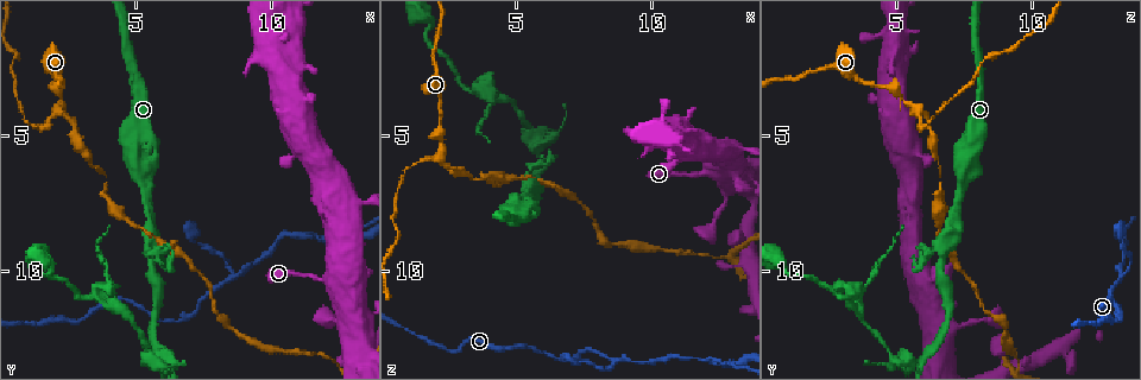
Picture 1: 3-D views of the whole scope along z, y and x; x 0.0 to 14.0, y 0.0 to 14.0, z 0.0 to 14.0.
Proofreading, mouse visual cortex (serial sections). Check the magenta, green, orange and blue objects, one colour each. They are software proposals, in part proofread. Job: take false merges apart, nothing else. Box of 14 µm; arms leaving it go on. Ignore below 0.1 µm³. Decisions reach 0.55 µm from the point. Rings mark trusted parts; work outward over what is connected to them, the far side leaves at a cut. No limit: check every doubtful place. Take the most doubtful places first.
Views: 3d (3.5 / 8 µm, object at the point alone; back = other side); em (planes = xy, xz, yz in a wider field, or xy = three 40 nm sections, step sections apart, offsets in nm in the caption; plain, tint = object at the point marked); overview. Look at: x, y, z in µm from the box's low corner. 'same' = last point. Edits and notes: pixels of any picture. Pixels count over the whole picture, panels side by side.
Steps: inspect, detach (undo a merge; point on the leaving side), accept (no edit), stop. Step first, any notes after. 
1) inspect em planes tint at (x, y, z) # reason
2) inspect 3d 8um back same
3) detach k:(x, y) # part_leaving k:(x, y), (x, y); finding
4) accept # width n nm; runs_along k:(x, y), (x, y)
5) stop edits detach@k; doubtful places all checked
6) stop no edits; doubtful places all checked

inspect 3d 3.5um back at (6.0, 13.3, 6.0) # a narrow waist

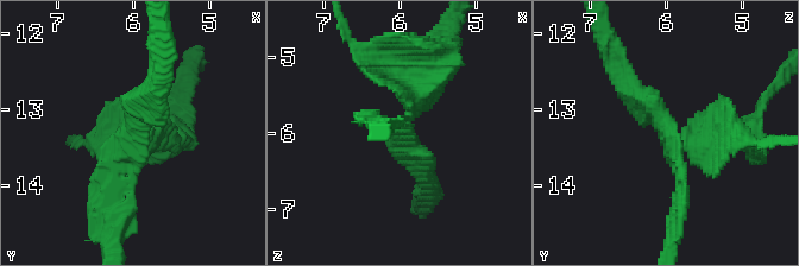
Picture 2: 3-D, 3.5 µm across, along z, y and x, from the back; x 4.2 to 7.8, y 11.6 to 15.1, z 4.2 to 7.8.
inspect em planes tint at (5.90, 13.35, 6.00) # shape alone is not enough

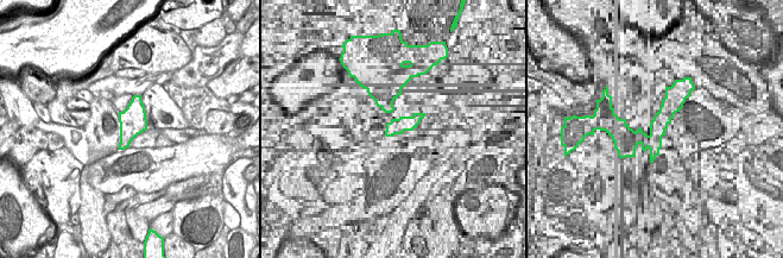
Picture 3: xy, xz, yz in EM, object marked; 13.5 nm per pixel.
accept # width 360 nm; runs_along 2:(621, 83), (673, 149), (731, 131); continuous, no second cell

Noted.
inspect 3d 8um at (2.3, 3.9, 5.7) # a narrow waist

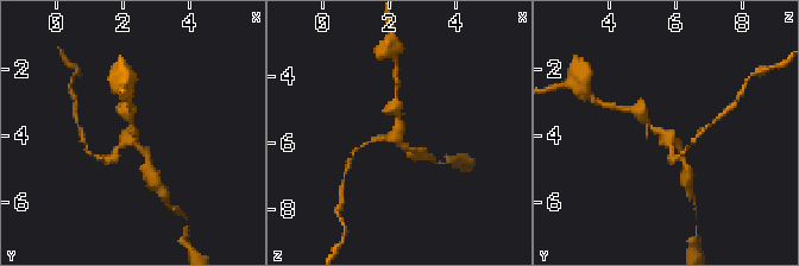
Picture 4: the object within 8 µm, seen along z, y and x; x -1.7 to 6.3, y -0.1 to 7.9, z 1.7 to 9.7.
inspect 3d 3.5um at (2.3, 4.0, 5.7) # closer look

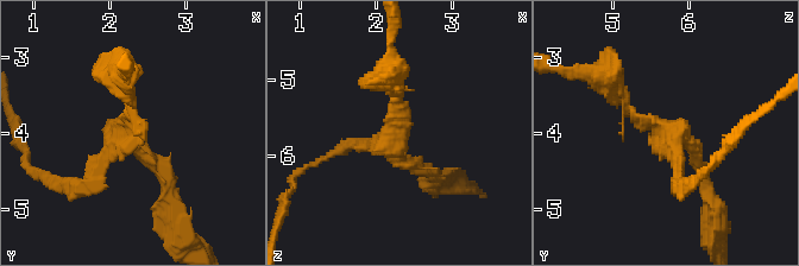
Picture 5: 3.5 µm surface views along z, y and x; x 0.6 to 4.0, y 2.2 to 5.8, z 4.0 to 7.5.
accept # arms 3; runs_along 5:(610, 82), (705, 181); all the same cell

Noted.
inspect 3d 3.5um at (8.6, 10.2, 13.3) # branch point

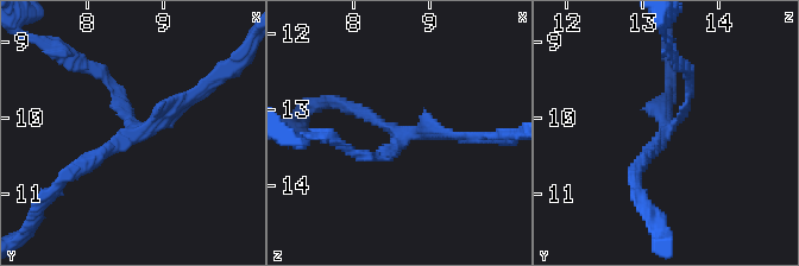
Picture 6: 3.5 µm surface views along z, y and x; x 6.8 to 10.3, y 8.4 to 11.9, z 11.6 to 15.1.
inspect em xy step 5 tint at (8.60, 10.25, 13.30) # now the EM

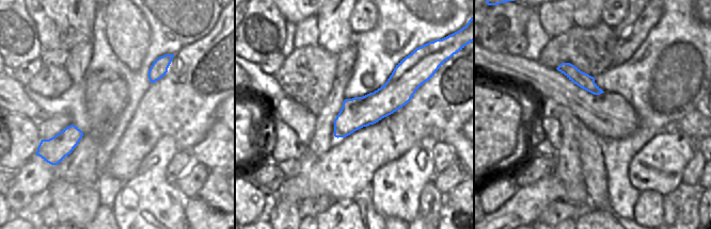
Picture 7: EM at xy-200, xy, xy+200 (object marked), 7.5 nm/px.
accept # arm_widths 100, 150, 200 nm; runs_along 7:(415, 82), (358, 112), (336, 133); one cell here

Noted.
inspect 3d 3.5um at (12.0, 8.9, 13.3) # two arms in line, one across

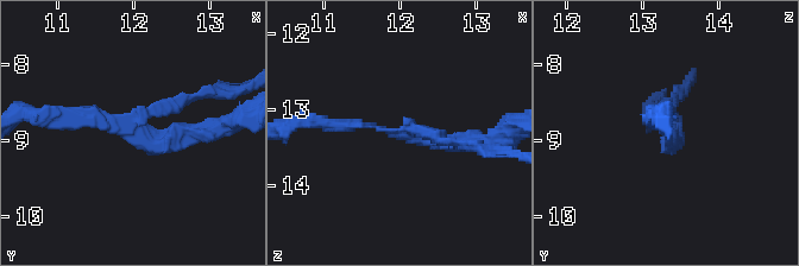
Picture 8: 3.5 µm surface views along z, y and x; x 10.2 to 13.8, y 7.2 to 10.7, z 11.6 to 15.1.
inspect em xy step 1 tint at (12.00, 8.85, 13.30) # arms 3; arm_widths 150, 150, 200 nm; now the EM

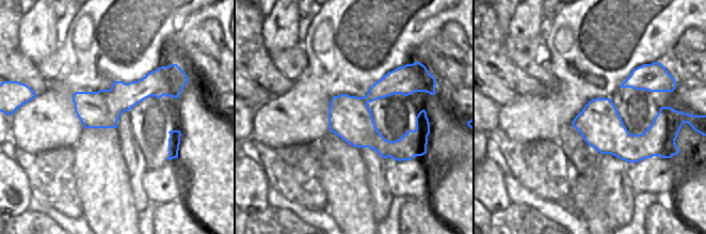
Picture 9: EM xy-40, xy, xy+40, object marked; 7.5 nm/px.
detach 8:(181, 99) # border 9:(98, 91), (110, 108), (123, 111); two cells meet here

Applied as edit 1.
inspect 3d 3.5um at (1.8, 4.5, 5.8) # thick turns thin

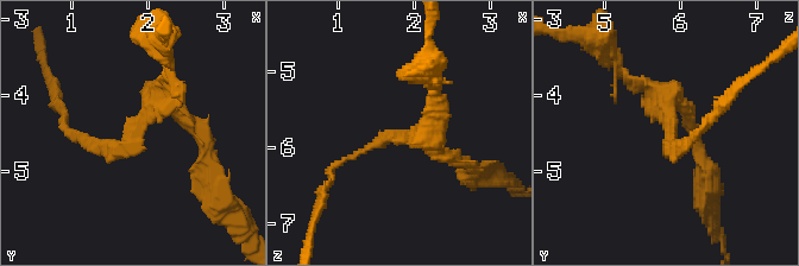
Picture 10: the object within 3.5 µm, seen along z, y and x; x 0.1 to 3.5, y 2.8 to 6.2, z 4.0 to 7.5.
inspect em xy step 2 tint at (1.75, 4.60, 5.90) # arm_widths 100, 250 nm; shape alone is not enough

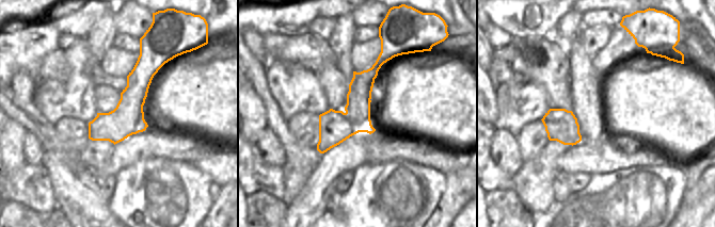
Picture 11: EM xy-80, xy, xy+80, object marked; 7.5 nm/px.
inspect em xy step 5 tint same # cut it another way

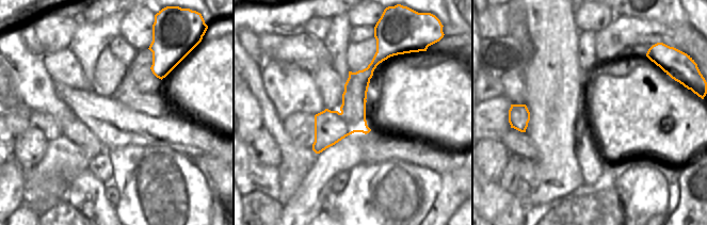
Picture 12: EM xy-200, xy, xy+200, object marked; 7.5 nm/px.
accept # width 240 nm; runs_along 10:(435, 115), (329, 171); continuous, no second cell

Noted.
stop edits detach@8; doubtful places all checked

